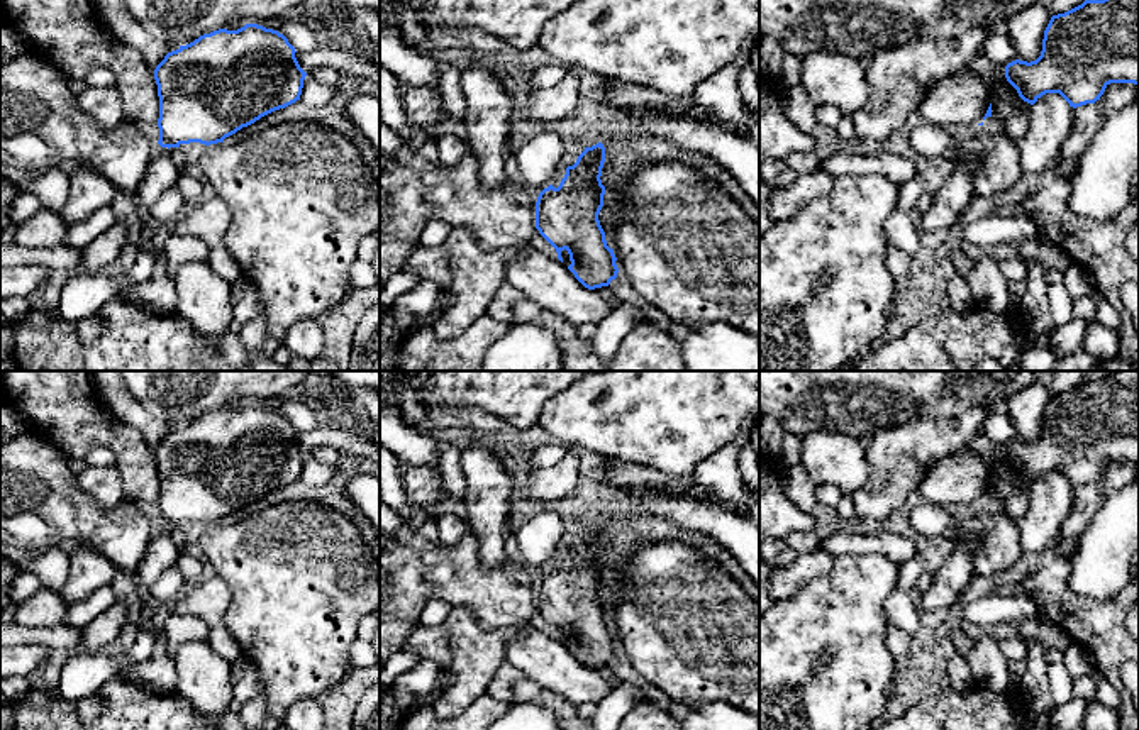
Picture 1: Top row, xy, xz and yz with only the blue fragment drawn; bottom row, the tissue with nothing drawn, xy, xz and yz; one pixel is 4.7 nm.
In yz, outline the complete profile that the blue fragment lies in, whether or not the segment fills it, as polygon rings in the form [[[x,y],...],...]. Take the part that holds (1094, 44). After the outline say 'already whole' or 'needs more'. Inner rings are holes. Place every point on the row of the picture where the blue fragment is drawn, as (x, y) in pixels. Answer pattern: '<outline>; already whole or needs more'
[[[1085,0],[1053,15],[1036,61],[1015,59],[1005,66],[1007,81],[1034,105],[1046,93],[1059,93],[1070,107],[1095,103],[1110,83],[1139,86],[1139,0]]]; already whole

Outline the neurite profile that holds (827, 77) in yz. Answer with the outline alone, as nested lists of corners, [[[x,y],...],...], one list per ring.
[[[834,51],[802,58],[800,86],[814,105],[836,105],[842,113],[861,110],[870,97],[866,64]]]

